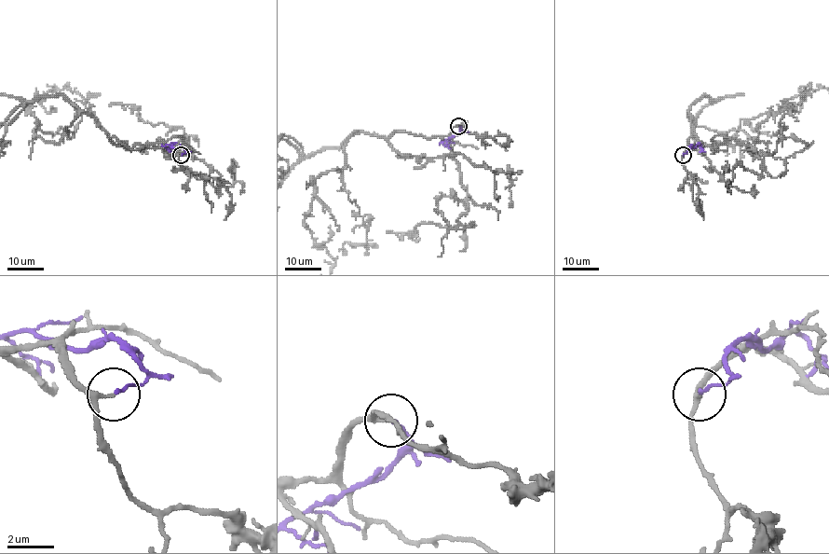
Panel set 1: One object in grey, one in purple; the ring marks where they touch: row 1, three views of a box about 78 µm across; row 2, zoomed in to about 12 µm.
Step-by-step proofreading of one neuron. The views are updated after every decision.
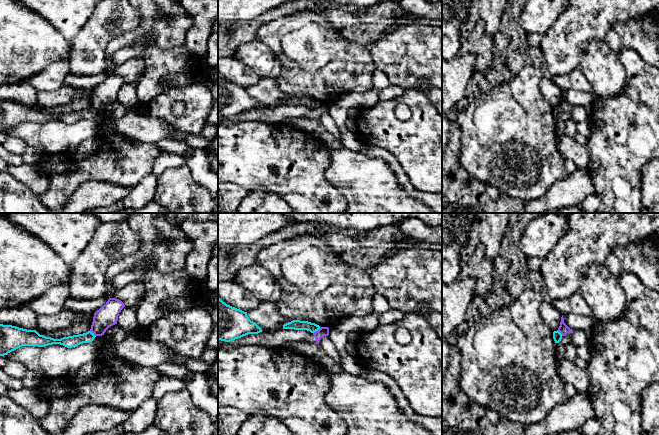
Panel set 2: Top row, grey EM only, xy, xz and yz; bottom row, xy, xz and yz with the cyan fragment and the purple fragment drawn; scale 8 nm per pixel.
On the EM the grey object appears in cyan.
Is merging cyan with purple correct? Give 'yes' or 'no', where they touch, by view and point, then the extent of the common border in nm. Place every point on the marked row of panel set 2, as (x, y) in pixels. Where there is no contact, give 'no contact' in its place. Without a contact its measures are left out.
no | xz (316, 330) | 80 nm

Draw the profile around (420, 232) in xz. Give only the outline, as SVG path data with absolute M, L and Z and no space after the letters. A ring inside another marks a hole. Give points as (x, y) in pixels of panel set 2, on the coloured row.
M414 218L403 220L397 225L405 237L412 237L416 242L442 244L442 225L426 225Z

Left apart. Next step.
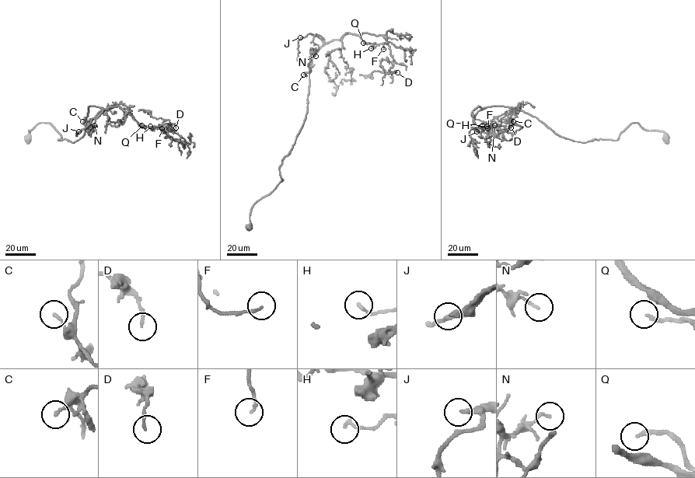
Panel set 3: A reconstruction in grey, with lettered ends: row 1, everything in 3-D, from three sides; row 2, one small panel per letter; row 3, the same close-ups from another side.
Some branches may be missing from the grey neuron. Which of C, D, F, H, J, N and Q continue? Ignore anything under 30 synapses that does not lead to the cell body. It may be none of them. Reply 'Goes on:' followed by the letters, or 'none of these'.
Goes on: J, Q

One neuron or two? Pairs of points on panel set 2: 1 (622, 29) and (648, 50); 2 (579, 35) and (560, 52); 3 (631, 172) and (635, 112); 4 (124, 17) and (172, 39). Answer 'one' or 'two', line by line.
1: one
2: one
3: one
4: two

